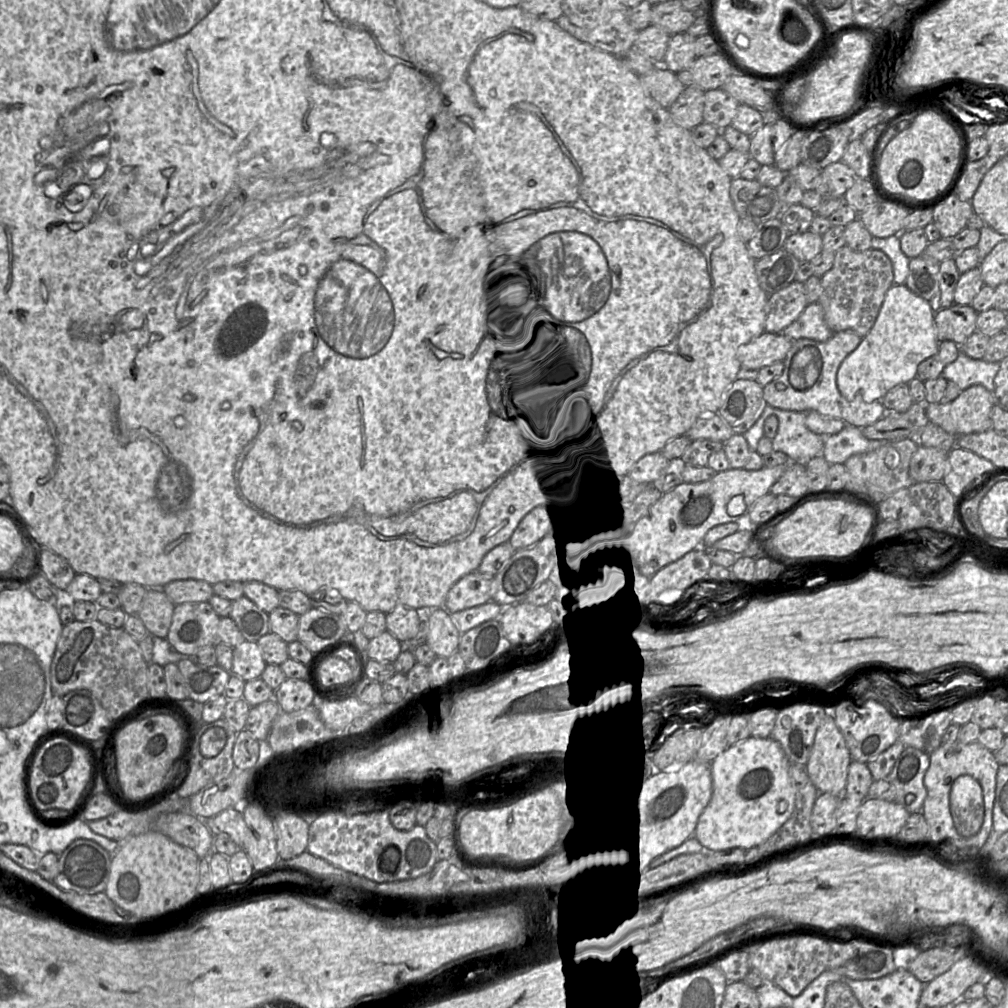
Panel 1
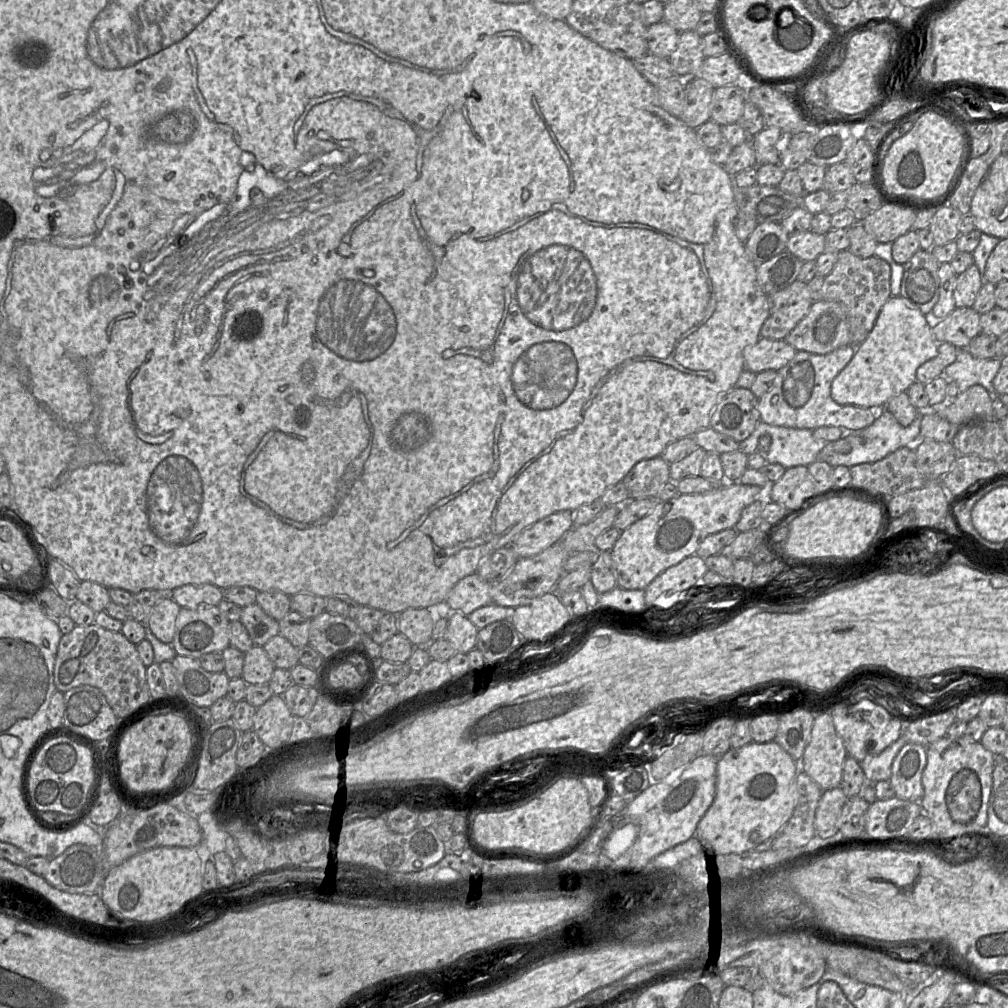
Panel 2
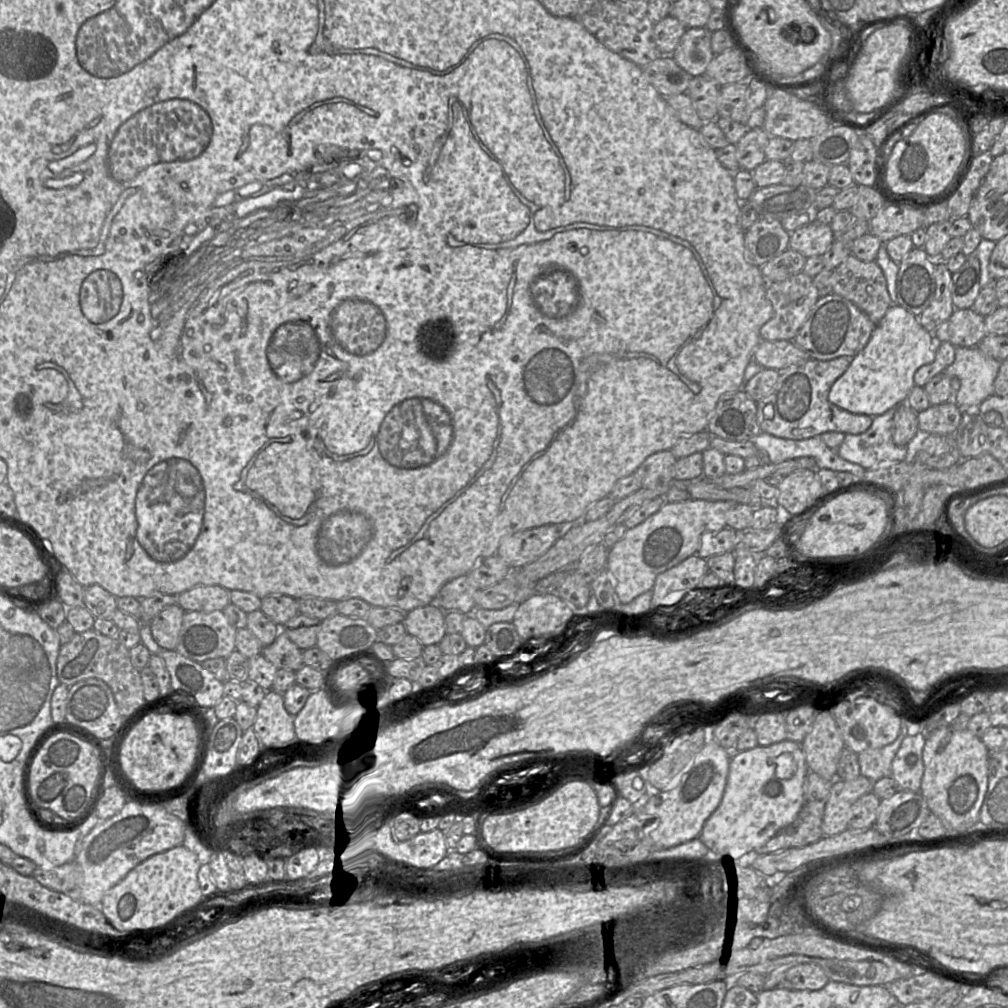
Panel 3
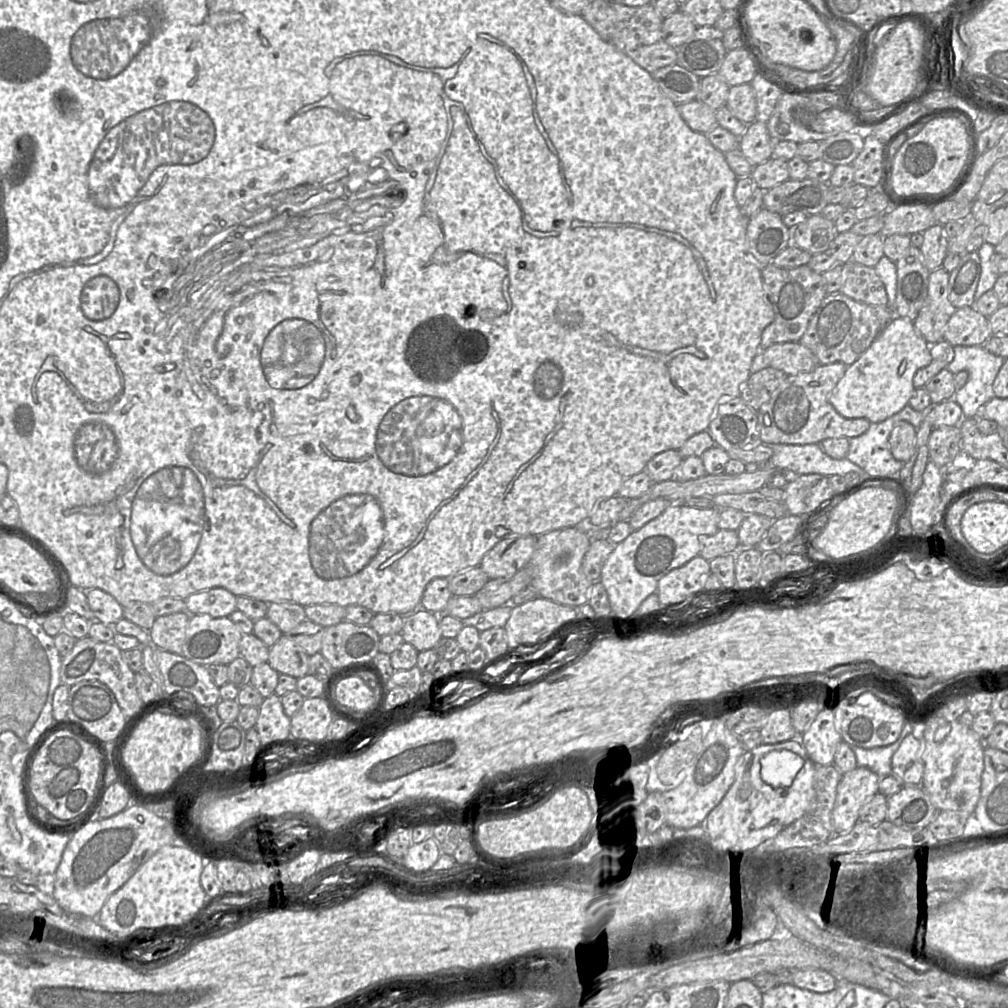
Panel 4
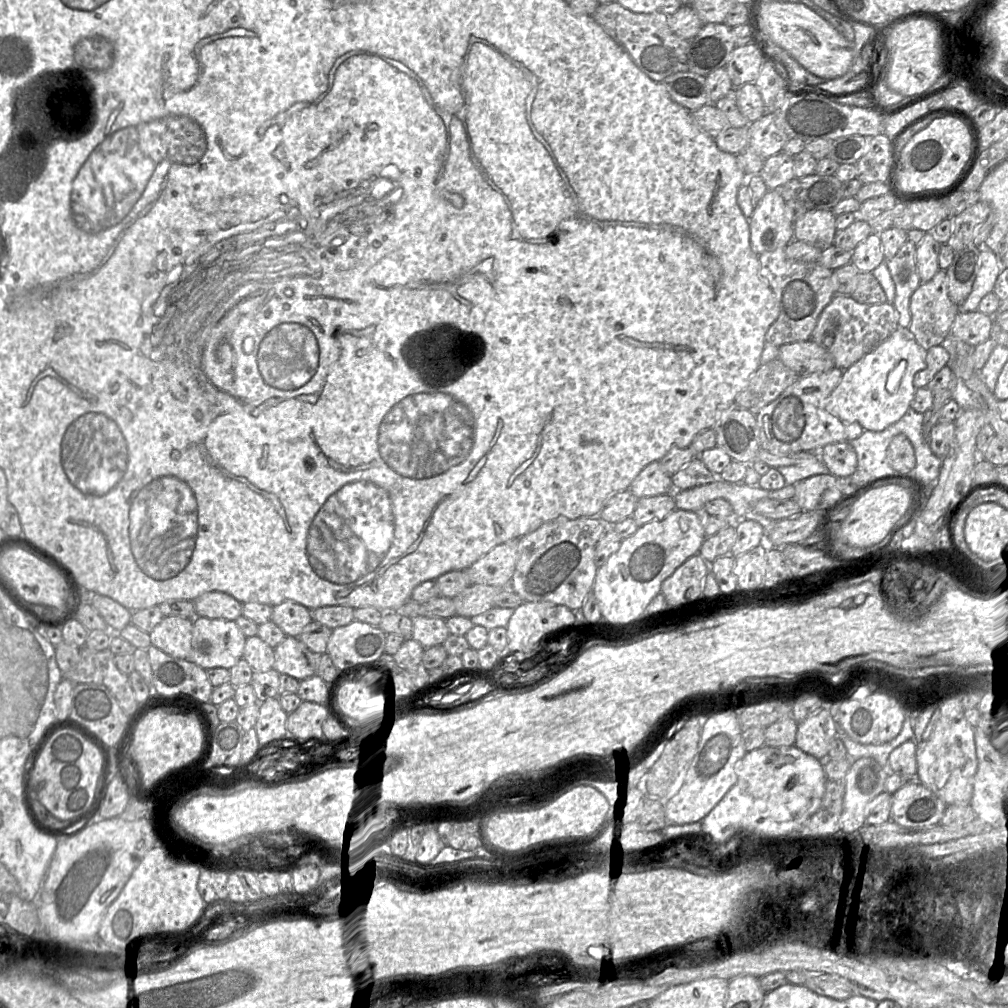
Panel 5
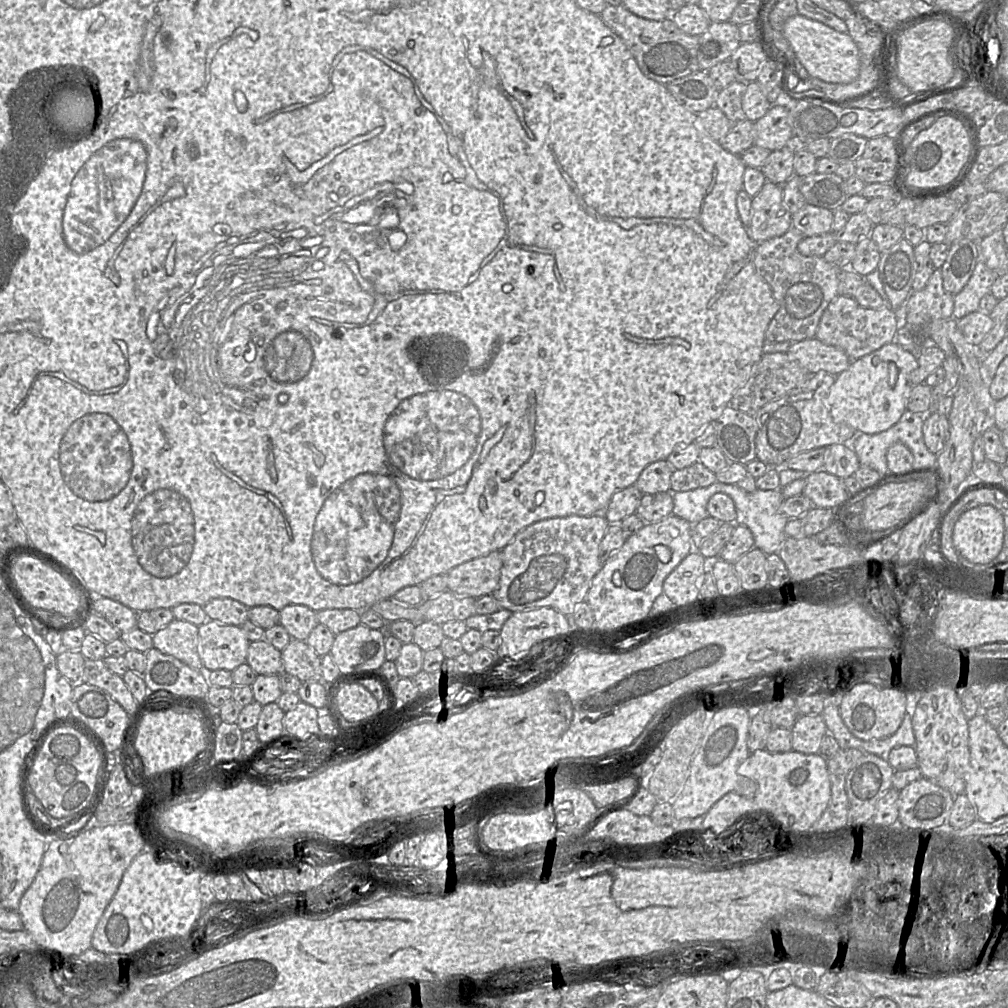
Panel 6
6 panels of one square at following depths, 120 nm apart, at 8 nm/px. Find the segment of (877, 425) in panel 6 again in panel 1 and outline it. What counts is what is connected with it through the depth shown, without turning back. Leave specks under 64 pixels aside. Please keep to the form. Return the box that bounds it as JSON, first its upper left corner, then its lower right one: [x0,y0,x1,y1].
[836,284,938,401]

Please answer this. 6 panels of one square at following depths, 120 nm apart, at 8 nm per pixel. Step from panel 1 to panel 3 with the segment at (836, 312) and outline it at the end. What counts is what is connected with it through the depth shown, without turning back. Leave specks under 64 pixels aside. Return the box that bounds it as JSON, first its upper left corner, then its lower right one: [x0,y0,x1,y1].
[832,254,891,324]

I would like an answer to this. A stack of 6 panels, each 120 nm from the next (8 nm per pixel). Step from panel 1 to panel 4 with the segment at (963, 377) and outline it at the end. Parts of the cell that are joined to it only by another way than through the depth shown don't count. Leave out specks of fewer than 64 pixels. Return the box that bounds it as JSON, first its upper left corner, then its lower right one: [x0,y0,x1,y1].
[947,346,1004,418]

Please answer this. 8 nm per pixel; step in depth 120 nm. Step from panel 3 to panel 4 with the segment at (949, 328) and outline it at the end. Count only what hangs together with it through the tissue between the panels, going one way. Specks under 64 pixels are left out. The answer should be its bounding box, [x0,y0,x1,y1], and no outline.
[943,307,991,346]

